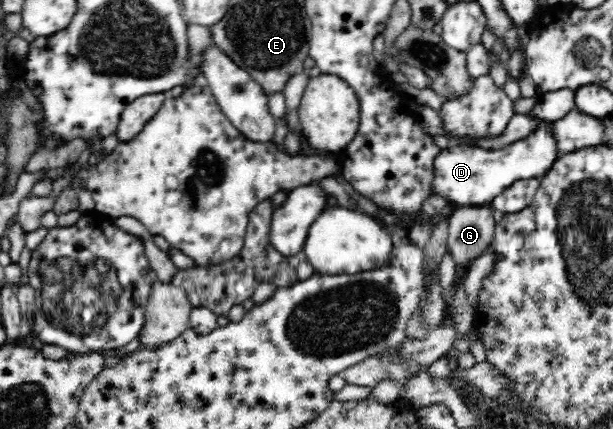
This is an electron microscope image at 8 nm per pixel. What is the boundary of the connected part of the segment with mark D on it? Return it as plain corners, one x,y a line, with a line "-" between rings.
542,120
525,139
519,139
501,150
490,153
465,143
450,144
435,158
432,190
437,195
447,197
455,207
486,206
518,179
539,179
551,169
560,155
552,124
546,120

